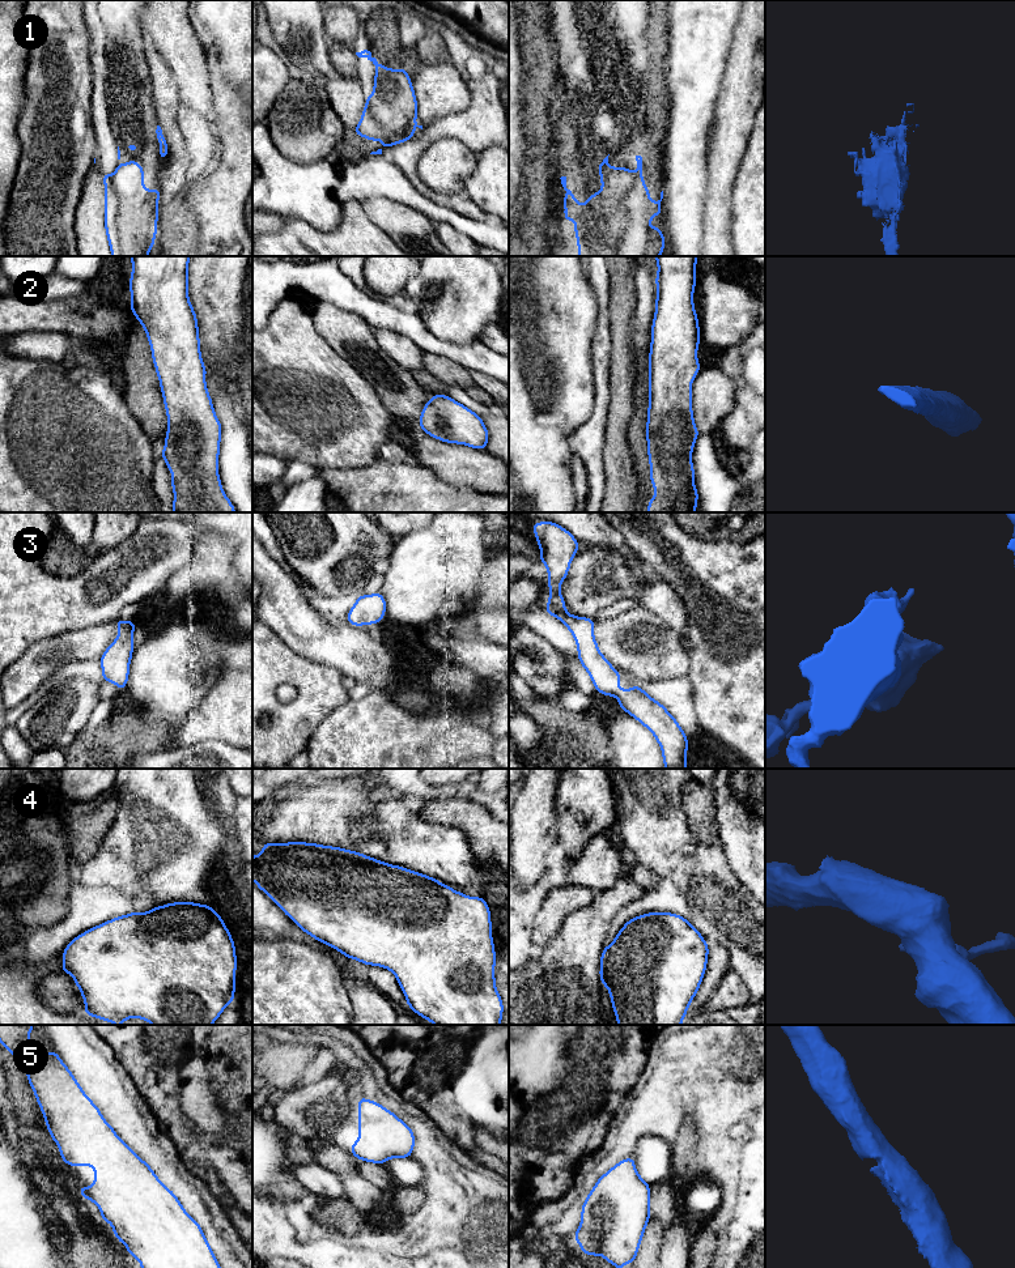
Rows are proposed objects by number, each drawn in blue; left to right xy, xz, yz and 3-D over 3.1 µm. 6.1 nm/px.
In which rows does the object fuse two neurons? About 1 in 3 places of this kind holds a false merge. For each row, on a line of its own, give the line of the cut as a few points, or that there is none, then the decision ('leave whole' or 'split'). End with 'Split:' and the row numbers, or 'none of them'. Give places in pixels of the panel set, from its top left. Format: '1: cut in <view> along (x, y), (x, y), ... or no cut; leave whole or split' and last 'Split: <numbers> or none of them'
1: cut in xy along (111, 174), (111, 184), (118, 196), (117, 230), (123, 255); split
2: no cut; leave whole
3: no cut; leave whole
4: no cut; leave whole
5: no cut; leave whole
Split: 1

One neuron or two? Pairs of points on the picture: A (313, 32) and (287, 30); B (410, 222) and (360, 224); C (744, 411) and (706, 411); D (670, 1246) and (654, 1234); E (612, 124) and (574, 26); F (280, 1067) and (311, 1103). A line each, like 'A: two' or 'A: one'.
A: one
B: two
C: two
D: two
E: one
F: two

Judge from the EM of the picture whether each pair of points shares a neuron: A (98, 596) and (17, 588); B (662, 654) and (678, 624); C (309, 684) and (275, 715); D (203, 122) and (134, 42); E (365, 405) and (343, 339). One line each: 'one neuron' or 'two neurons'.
A: one neuron
B: two neurons
C: one neuron
D: two neurons
E: two neurons

